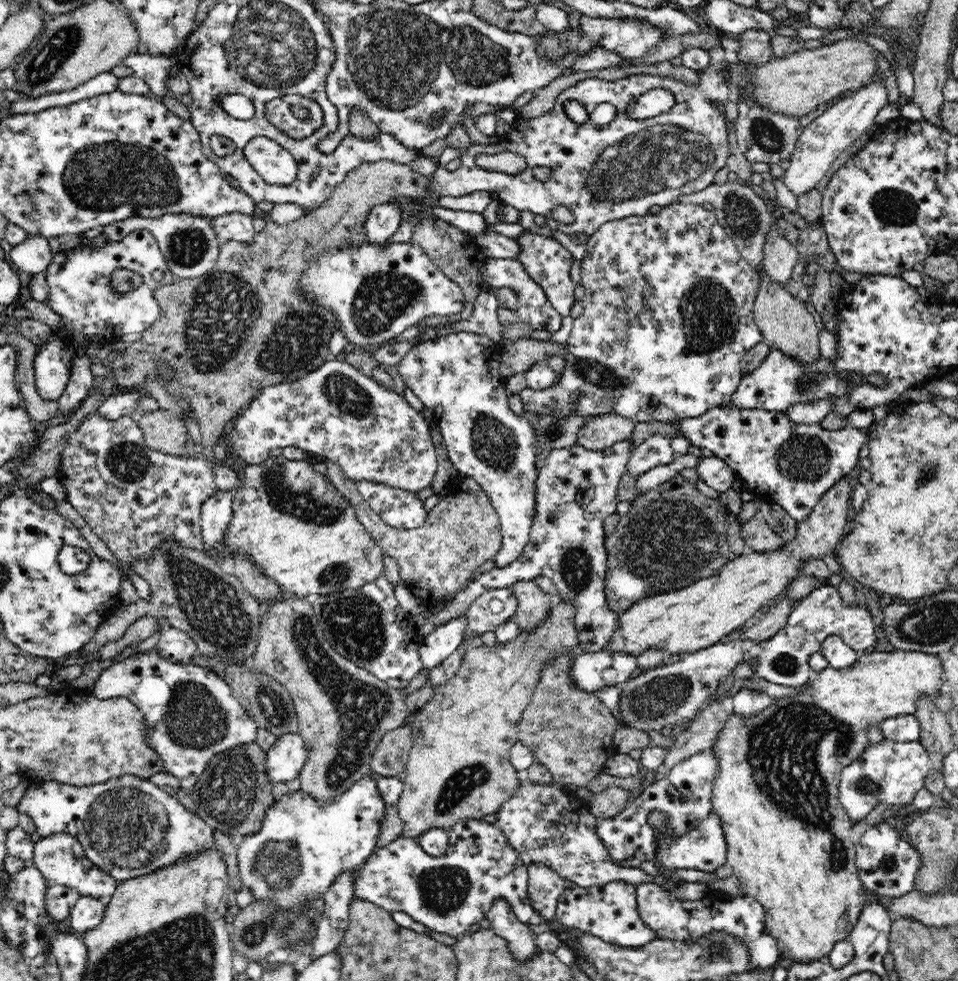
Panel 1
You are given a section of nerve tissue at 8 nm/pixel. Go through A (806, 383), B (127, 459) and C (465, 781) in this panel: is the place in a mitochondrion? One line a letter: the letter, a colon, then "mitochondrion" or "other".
A: mitochondrion
B: mitochondrion
C: mitochondrion

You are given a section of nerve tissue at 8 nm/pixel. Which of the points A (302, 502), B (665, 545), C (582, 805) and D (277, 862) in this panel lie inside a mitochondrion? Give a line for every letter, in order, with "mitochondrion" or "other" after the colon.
A: mitochondrion
B: mitochondrion
C: other
D: mitochondrion

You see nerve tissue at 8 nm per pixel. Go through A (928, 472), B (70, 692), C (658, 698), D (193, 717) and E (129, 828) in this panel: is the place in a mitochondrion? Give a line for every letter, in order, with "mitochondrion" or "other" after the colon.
A: mitochondrion
B: other
C: mitochondrion
D: mitochondrion
E: mitochondrion

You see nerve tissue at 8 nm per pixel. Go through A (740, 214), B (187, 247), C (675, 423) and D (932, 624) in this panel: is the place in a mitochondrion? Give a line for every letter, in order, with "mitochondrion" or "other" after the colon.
A: mitochondrion
B: mitochondrion
C: other
D: mitochondrion

